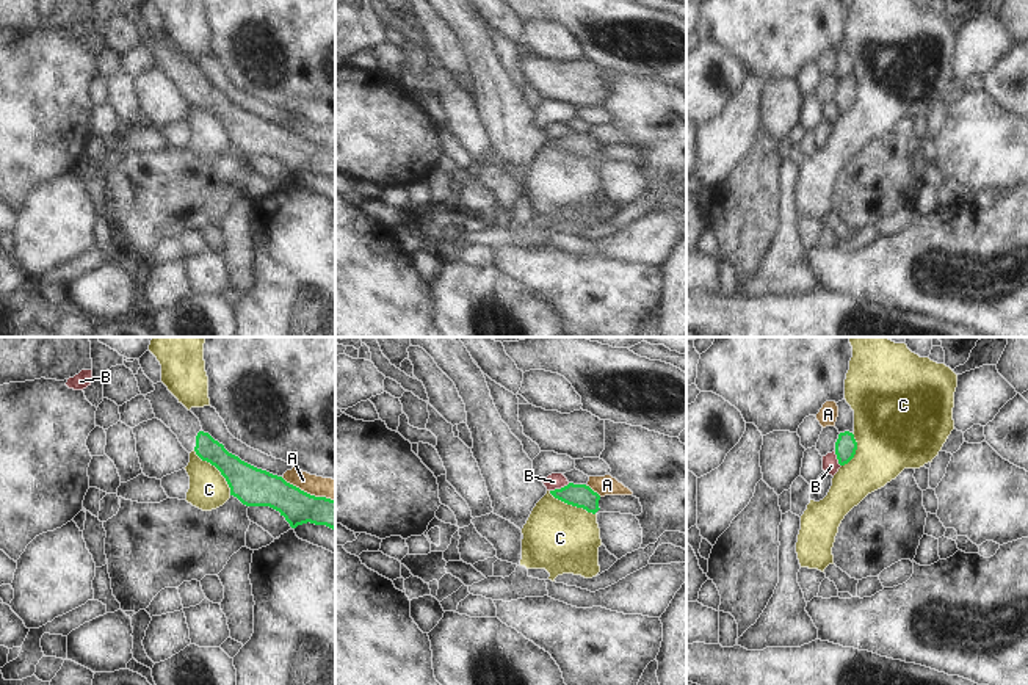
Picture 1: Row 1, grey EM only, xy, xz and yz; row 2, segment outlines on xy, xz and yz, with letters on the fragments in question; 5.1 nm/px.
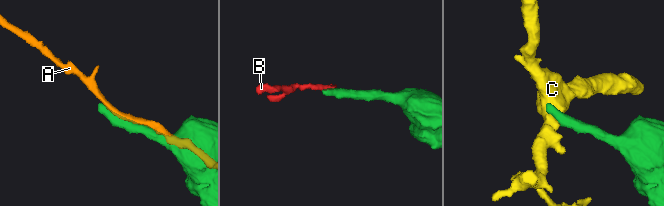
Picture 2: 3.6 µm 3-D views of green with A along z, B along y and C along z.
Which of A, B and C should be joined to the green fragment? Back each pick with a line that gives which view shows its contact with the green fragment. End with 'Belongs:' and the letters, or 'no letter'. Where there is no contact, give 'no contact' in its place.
Belongs: no letter

